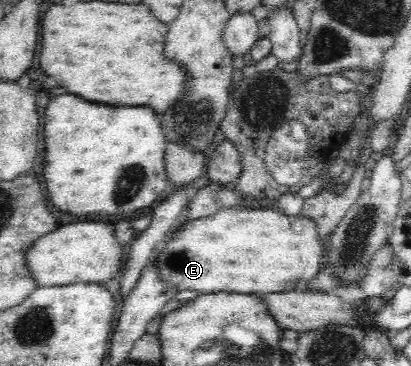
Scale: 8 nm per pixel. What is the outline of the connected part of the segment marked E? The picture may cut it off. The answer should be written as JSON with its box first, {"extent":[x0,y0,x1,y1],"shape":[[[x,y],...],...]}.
{"extent":[152,206,325,295],"shape":[[[254,206],[254,208],[247,209],[246,207],[233,207],[233,209],[223,209],[209,215],[209,217],[201,217],[193,220],[186,220],[185,222],[178,224],[173,227],[171,231],[166,233],[164,241],[161,245],[157,246],[152,253],[154,260],[154,269],[156,270],[157,278],[159,282],[163,282],[167,286],[167,290],[173,290],[175,292],[179,291],[195,291],[200,294],[215,294],[215,293],[237,293],[244,295],[254,295],[255,293],[281,293],[290,292],[295,289],[295,285],[299,285],[301,281],[309,281],[309,279],[315,279],[317,277],[318,271],[322,269],[321,260],[324,256],[325,244],[318,240],[315,226],[311,220],[297,215],[290,217],[285,215],[278,208],[260,208],[259,206]]]}

